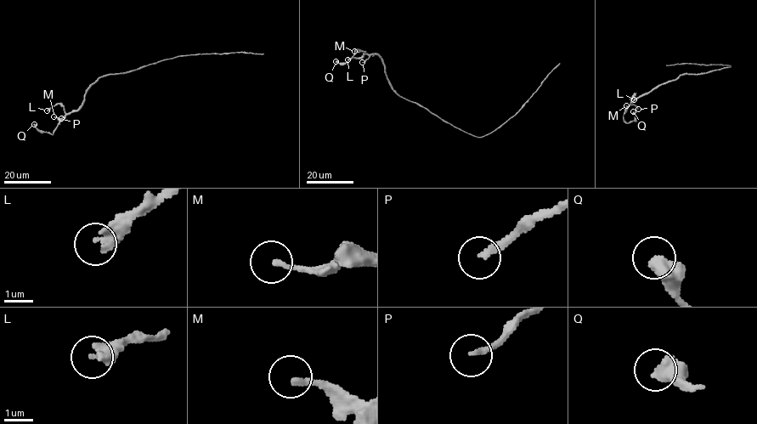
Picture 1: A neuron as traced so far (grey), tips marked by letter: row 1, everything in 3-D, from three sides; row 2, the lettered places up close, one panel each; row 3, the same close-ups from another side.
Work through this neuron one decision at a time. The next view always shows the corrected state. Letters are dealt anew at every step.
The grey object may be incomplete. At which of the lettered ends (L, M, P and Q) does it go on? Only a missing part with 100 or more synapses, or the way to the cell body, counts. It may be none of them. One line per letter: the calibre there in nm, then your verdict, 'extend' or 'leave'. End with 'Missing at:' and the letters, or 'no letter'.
L: calibre 380 nm; leave
M: calibre 190 nm; leave
P: calibre 200 nm; leave
Q: calibre 600 nm; leave
Missing at: no letter

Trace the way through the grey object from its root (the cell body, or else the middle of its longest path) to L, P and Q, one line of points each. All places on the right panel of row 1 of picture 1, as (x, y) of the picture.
L: (702, 72), (682, 74), (644, 93), (631, 104), (635, 93), (634, 99)
P: (702, 72), (682, 74), (644, 93), (632, 101), (638, 109)
Q: (702, 72), (682, 74), (637, 97), (624, 115), (623, 119), (628, 123), (635, 120), (633, 111)

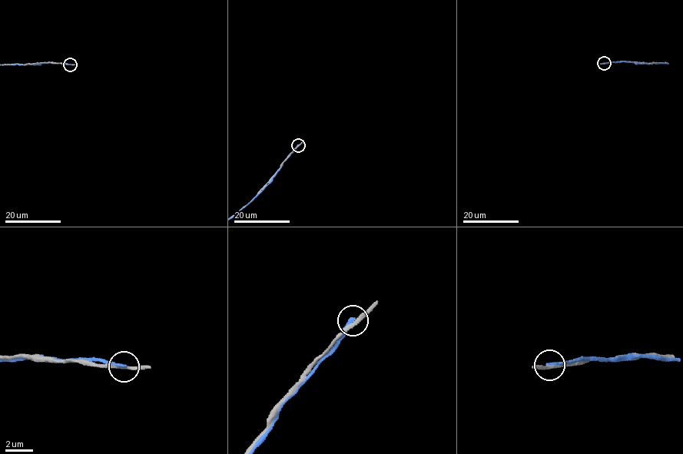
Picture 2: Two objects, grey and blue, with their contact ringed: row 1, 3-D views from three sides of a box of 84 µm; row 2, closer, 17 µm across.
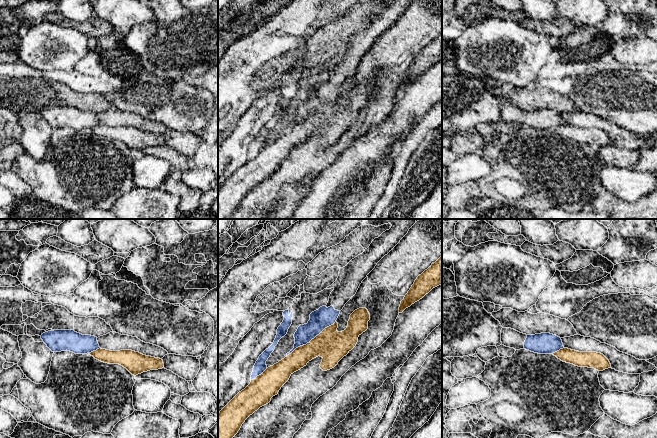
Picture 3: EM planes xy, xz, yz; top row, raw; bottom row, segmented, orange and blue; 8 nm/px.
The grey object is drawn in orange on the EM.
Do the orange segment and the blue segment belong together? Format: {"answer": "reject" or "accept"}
{"answer": "reject"}

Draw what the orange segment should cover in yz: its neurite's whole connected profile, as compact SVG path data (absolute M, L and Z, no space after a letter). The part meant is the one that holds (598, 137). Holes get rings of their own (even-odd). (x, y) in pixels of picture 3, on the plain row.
M563 124L553 129L553 131L563 138L570 139L578 143L594 144L598 147L611 144L609 136L603 130L597 128L579 128Z

